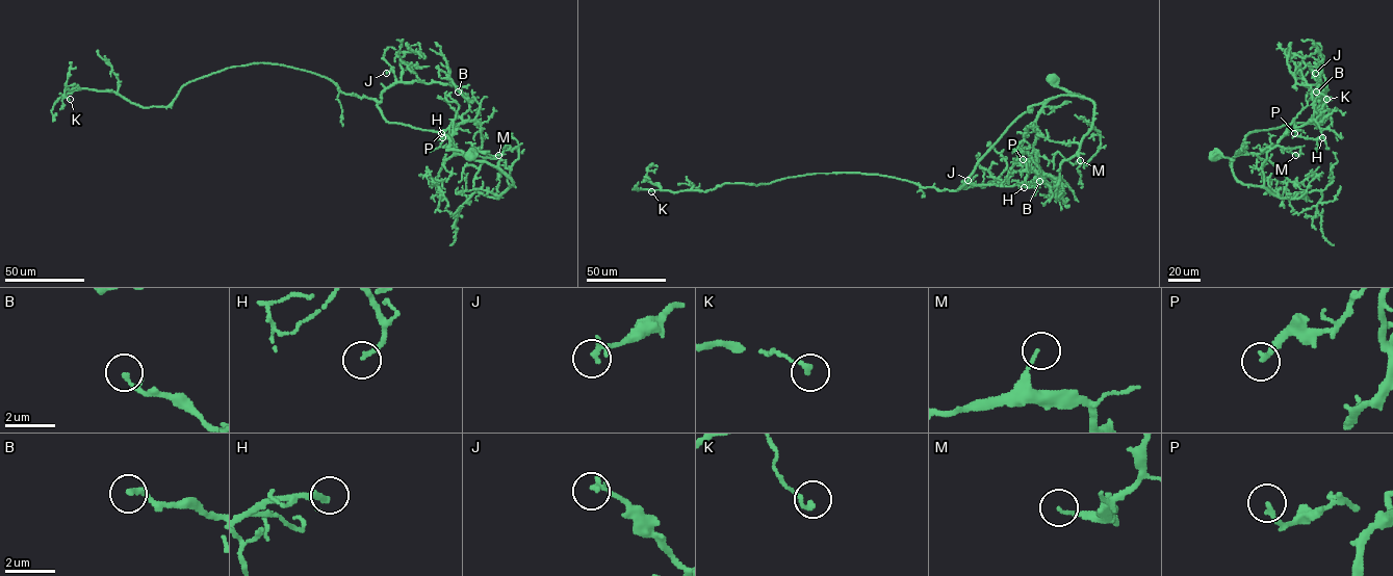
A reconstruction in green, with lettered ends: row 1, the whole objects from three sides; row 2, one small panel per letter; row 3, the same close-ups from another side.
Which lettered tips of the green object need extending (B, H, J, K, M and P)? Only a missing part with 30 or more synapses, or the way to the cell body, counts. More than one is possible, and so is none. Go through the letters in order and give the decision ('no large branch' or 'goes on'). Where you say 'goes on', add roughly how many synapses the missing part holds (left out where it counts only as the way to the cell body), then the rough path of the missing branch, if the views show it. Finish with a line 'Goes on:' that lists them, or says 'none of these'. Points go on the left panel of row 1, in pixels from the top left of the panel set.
B: no large branch
H: no large branch
J: no large branch
K: no large branch
M: no large branch
P: no large branch
Goes on: none of these

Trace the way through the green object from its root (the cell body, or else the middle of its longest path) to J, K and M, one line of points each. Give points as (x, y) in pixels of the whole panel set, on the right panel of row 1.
J: (1214, 156), (1231, 158), (1231, 165), (1248, 133), (1314, 122), (1323, 106), (1316, 93), (1320, 71), (1315, 73)
K: (1214, 156), (1231, 165), (1248, 133), (1314, 122), (1325, 96), (1308, 62), (1318, 107), (1325, 88), (1326, 99)
M: (1214, 156), (1234, 160), (1238, 180), (1262, 186), (1268, 152), (1277, 146), (1298, 147), (1295, 155)

